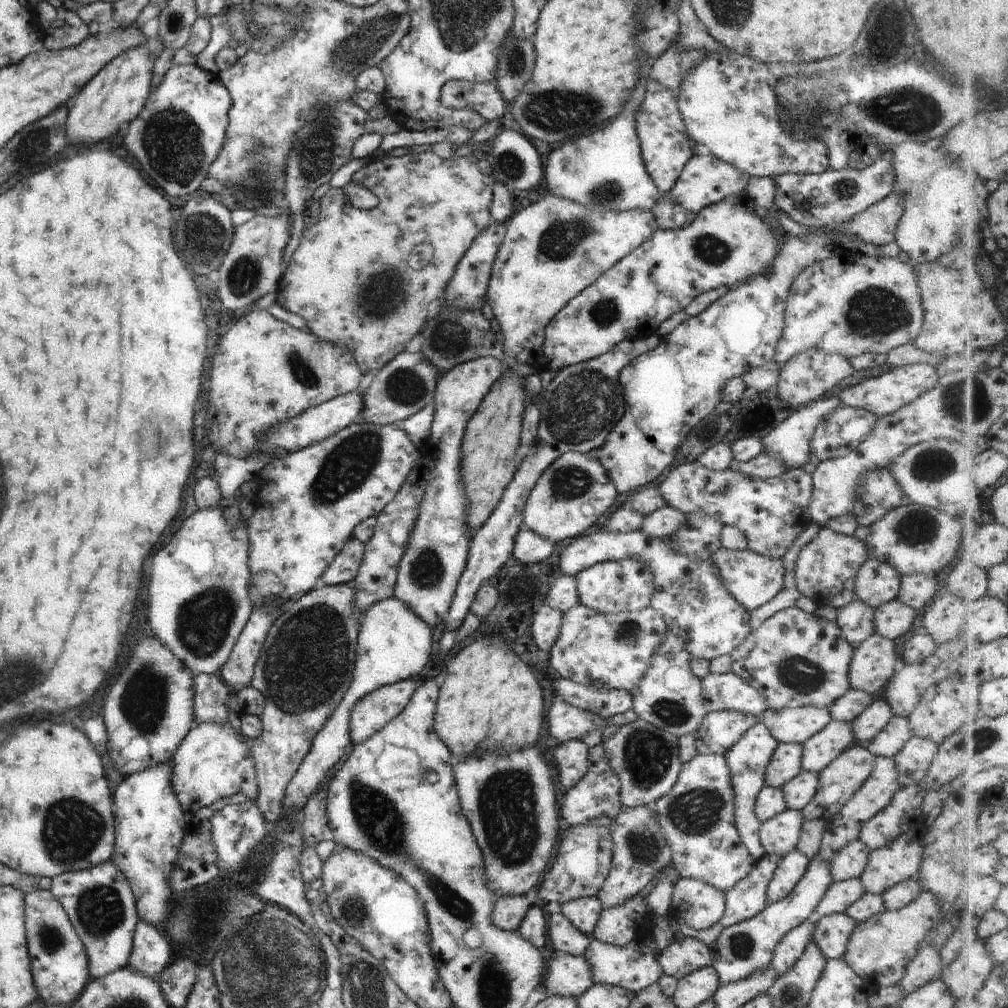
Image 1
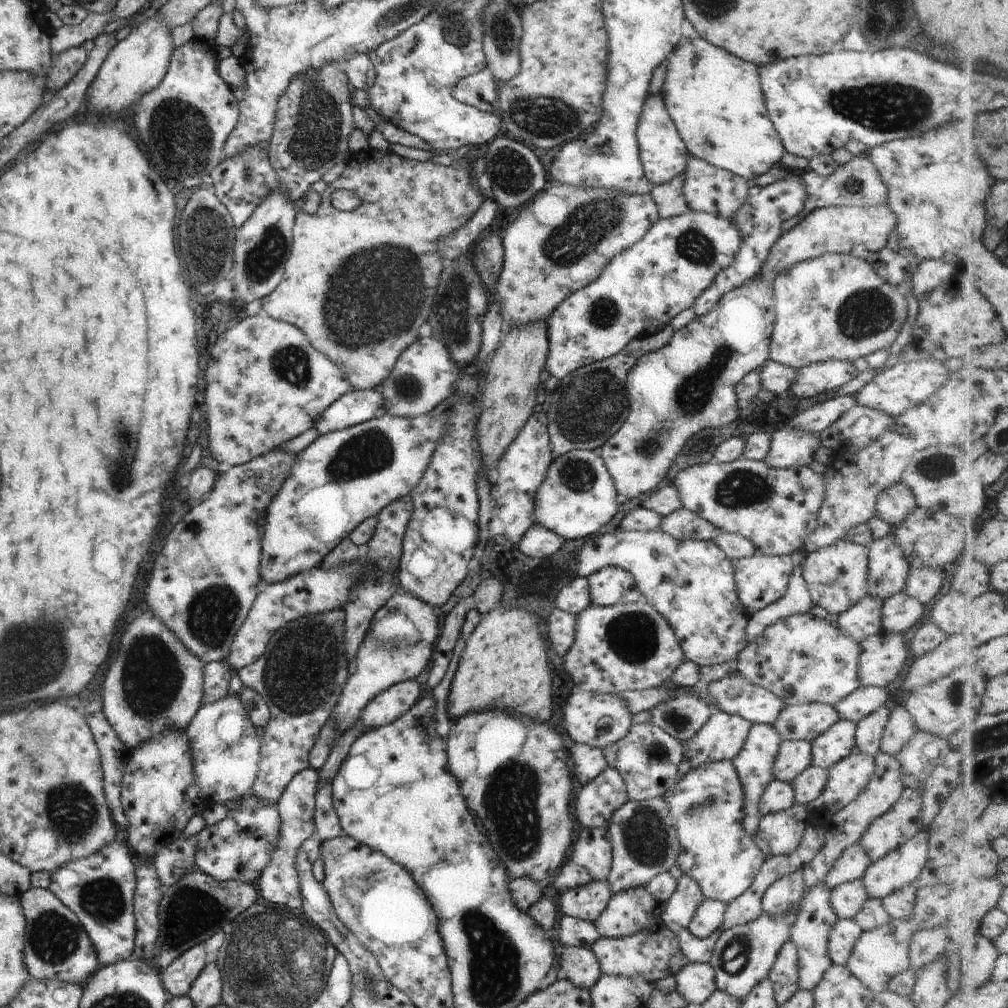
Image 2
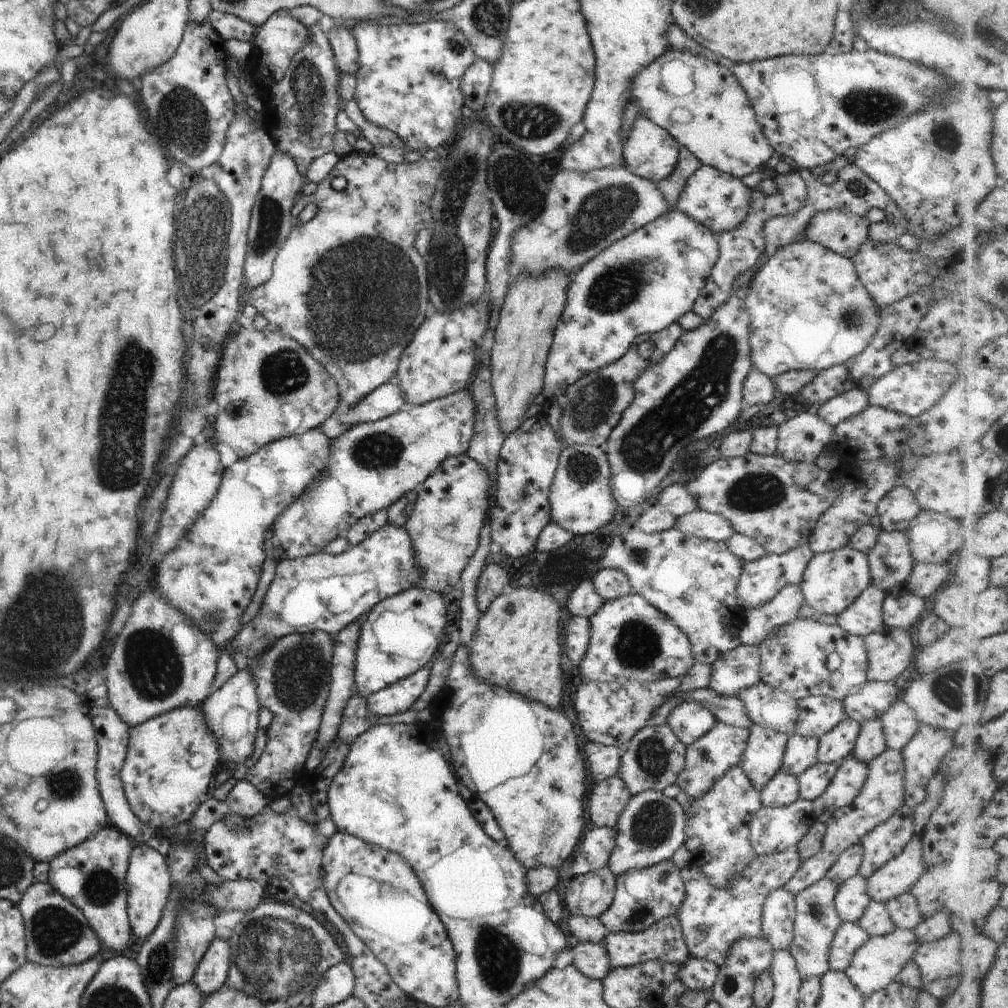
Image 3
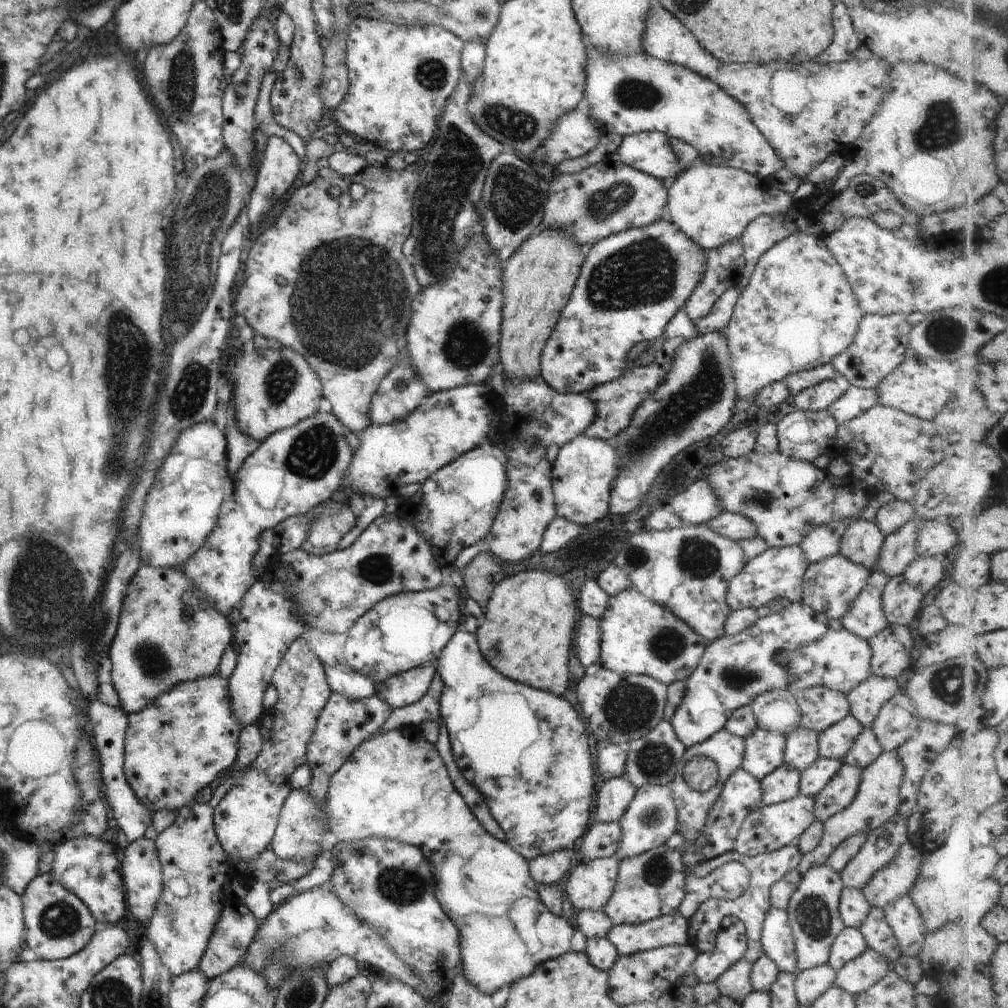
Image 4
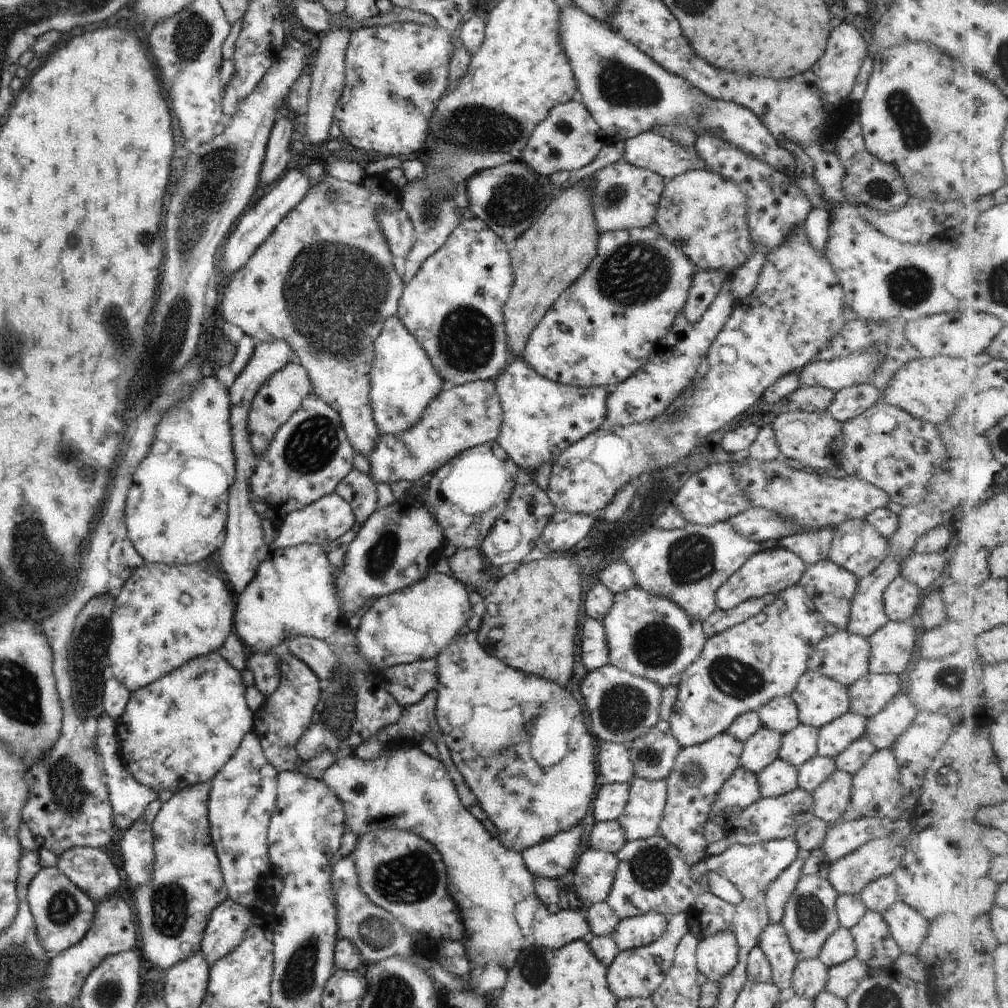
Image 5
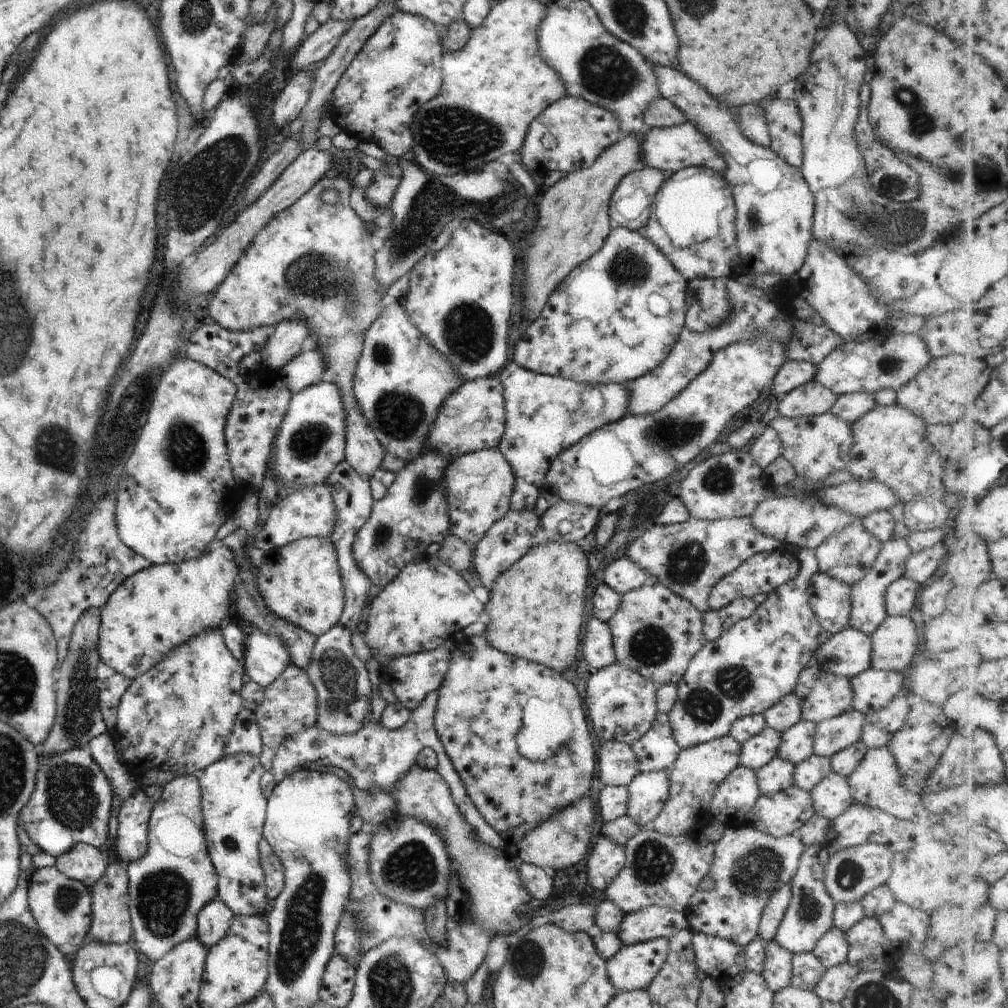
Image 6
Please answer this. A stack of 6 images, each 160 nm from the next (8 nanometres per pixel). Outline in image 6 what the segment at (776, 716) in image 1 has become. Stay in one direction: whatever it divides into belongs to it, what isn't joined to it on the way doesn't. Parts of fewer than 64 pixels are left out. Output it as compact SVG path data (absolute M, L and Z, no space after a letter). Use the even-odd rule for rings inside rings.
M816 665L802 670L794 694L800 698L803 720L818 724L852 711L853 690L849 680Z

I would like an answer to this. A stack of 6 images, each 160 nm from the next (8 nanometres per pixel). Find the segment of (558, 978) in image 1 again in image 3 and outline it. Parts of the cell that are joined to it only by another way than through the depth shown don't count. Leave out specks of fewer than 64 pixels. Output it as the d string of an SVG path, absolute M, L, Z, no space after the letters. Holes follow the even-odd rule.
M578 943L569 948L572 950L572 965L584 976L601 981L612 968L602 944Z

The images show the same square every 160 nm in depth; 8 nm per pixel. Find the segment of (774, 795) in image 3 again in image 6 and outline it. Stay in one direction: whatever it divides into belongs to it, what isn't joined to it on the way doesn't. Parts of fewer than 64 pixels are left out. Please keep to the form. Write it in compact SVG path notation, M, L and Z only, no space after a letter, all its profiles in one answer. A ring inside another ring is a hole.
M778 756L756 771L762 795L777 793L790 788L794 782L795 764Z

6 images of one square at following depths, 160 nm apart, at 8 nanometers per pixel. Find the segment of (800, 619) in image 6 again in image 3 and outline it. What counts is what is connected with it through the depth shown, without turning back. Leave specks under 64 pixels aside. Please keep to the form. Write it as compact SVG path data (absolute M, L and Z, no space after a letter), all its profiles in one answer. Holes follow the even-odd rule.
M740 645L712 666L708 687L716 694L736 697L742 689L759 684L761 660L758 645ZM680 703L670 711L667 725L686 746L694 744L699 738L708 734L718 723L712 711L699 703Z

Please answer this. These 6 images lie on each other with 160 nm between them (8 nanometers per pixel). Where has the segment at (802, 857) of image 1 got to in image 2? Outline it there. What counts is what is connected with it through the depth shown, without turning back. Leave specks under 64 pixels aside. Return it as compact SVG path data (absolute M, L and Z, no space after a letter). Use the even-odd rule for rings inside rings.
M802 868L794 869L766 889L763 896L763 912L767 915L798 912L805 890Z

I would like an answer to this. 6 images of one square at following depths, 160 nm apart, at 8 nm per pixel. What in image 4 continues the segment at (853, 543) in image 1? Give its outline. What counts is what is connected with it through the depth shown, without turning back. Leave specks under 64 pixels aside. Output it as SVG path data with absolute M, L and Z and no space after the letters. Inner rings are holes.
M836 554L820 560L818 563L811 563L804 574L805 586L801 601L812 606L814 611L824 614L827 619L840 620L850 610L850 606L866 585L871 571L866 570L864 566L848 560L842 554Z

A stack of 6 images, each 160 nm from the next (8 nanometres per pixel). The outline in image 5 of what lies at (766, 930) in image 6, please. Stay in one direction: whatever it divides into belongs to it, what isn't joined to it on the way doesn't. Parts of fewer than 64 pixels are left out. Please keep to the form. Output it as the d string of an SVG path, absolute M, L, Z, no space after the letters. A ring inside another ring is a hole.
M800 851L794 862L769 884L765 892L765 903L770 923L778 924L783 919L788 899L798 884L802 865L811 854L812 851Z

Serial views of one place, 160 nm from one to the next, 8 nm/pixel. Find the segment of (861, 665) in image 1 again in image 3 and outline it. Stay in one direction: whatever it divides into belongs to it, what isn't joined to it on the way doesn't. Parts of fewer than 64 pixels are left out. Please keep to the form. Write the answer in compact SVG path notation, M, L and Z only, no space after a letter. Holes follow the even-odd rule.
M883 625L876 632L865 636L864 642L868 653L868 681L889 681L896 682L902 676L902 672L908 668L912 660L912 640L907 630Z

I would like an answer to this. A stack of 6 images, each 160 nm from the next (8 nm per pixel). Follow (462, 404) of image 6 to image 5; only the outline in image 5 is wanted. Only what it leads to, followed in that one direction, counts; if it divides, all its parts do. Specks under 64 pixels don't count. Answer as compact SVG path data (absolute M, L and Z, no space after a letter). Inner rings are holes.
M474 381L463 385L444 387L430 402L422 412L419 421L408 430L395 435L380 435L376 441L376 446L368 454L370 465L370 476L375 483L392 484L400 480L416 483L426 480L442 468L449 460L463 453L465 450L474 448L497 440L502 426L502 409L498 393L496 392L495 381ZM464 400L466 410L456 412L456 406L460 406Z

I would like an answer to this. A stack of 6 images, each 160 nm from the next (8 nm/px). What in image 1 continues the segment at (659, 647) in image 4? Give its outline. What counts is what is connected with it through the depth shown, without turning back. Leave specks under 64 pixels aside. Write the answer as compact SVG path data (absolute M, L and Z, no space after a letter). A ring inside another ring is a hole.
M582 604L563 613L560 634L550 653L550 664L562 679L585 687L631 691L650 666L655 646L668 630L662 615L652 607L605 615Z

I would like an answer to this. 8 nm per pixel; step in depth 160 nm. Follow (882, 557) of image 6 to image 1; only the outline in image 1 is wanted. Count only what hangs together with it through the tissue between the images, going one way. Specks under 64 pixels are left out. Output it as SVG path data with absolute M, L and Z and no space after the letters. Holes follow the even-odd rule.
M852 600L838 608L836 626L852 645L859 645L874 634L873 614L875 609L860 600Z

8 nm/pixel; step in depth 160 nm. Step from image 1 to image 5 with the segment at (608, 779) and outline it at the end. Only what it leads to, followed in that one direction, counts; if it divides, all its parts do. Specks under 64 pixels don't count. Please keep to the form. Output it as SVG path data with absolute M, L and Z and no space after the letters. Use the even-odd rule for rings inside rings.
M629 783L603 785L590 806L596 822L617 821L629 799Z

